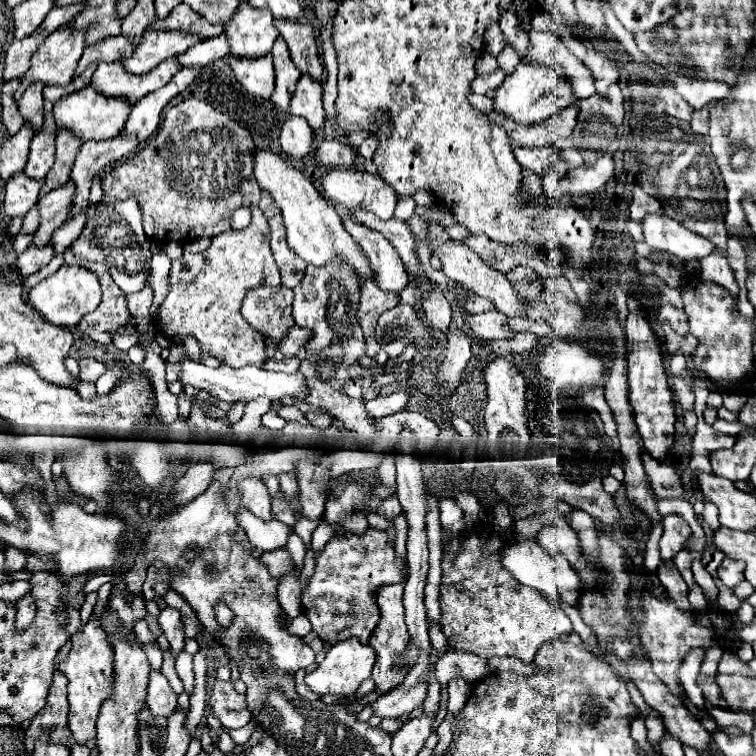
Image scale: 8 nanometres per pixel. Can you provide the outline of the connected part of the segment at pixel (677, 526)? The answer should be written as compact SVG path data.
M668 513L662 519L662 537L660 537L660 555L662 561L672 559L678 551L684 549L690 535L690 525L678 513Z

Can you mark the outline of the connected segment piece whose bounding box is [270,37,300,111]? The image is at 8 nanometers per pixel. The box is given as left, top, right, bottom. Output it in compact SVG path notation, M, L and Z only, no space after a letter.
M282 37L276 39L270 53L274 57L274 69L276 69L276 89L272 93L272 101L276 103L278 109L286 111L290 105L290 97L296 89L296 83L300 79L300 71L294 67L288 47Z

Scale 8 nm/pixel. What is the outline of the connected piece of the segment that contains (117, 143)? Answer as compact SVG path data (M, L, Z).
M114 137L106 141L86 141L82 143L74 167L70 171L70 183L74 183L74 199L70 217L78 215L88 205L88 191L92 185L92 177L100 173L104 167L122 161L132 155L138 141L128 137Z

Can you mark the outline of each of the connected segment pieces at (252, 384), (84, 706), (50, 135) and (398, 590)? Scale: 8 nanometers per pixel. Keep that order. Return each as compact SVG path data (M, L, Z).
M182 359L180 361L180 383L186 387L186 385L192 385L196 389L202 389L202 391L208 391L212 397L216 399L222 399L226 403L234 403L234 401L240 401L240 399L256 399L260 395L268 397L268 399L280 399L280 397L298 397L302 399L306 393L308 393L308 387L306 387L306 381L302 377L302 373L294 373L294 375L286 375L286 373L274 373L274 371L266 371L266 369L260 369L260 367L228 367L228 365L220 365L216 369L204 365L204 363L196 363L192 359Z
M90 617L90 621L72 637L72 647L68 655L62 661L58 661L56 669L60 669L68 679L68 727L76 743L84 743L86 739L96 737L96 719L100 703L112 691L112 645L108 643L108 637L100 627L98 619Z
M52 113L44 115L44 127L34 135L30 143L30 157L24 167L24 175L32 179L44 179L54 163L54 137L56 137L56 123Z
M404 569L404 579L402 583L398 585L382 585L376 589L376 603L378 603L378 609L380 609L380 621L376 625L376 629L372 631L372 637L370 637L370 645L376 649L376 665L372 669L372 679L376 681L376 689L380 693L386 693L390 689L394 689L396 685L402 683L406 671L396 671L394 665L396 665L396 659L398 655L404 651L406 643L408 643L408 629L406 629L406 623L404 623L404 605L402 605L402 593L404 593L404 583L406 583L406 569Z

